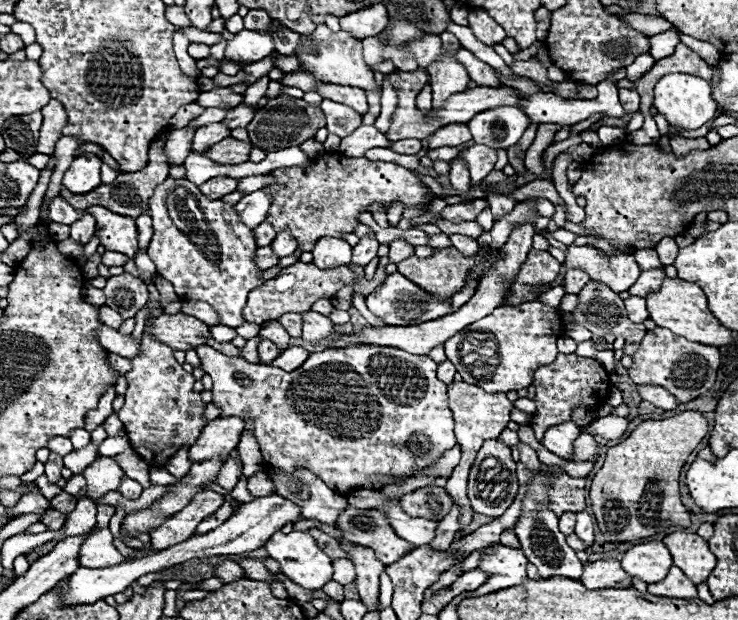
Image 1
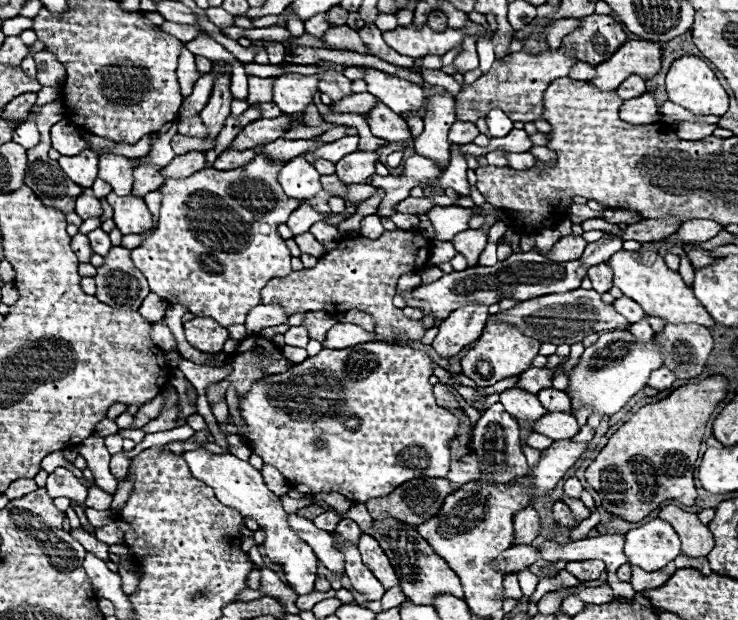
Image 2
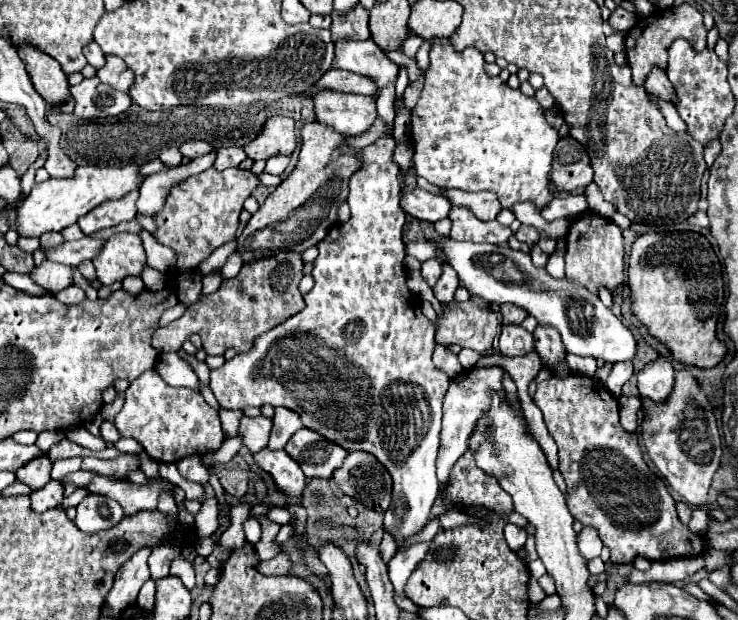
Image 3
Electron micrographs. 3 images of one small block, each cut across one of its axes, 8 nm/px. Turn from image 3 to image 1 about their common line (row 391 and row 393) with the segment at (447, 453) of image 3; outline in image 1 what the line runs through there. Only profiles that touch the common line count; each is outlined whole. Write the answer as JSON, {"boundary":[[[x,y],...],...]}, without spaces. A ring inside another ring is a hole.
{"boundary":[[[468,382],[448,384],[448,404],[450,404],[450,410],[452,410],[454,420],[456,420],[456,440],[462,446],[462,460],[456,466],[456,470],[452,470],[452,474],[448,478],[448,484],[444,486],[446,492],[452,496],[452,500],[456,502],[458,510],[460,510],[460,520],[458,520],[460,528],[458,528],[456,538],[454,538],[454,542],[458,542],[462,528],[466,528],[472,522],[472,508],[468,506],[468,496],[466,496],[468,470],[470,470],[480,446],[490,438],[498,438],[500,432],[506,428],[506,424],[510,422],[510,412],[514,408],[514,404],[506,398],[504,392],[490,394],[490,392],[484,392],[482,388],[478,388],[474,384],[468,384]]]}

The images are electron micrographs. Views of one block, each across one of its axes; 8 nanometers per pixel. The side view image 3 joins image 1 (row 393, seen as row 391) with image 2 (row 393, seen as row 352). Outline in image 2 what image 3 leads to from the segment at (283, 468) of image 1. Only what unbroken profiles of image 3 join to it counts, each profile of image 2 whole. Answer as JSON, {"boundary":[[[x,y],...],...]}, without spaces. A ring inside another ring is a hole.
{"boundary":[[[384,340],[364,342],[364,344],[356,344],[352,348],[344,348],[344,350],[324,348],[314,358],[306,358],[300,364],[292,364],[290,370],[286,370],[286,372],[272,374],[268,378],[260,378],[260,382],[252,384],[252,390],[248,390],[248,394],[238,396],[238,410],[240,410],[242,420],[244,420],[242,436],[246,438],[246,442],[250,444],[252,450],[258,450],[258,456],[264,460],[264,464],[274,466],[294,486],[308,486],[310,494],[340,492],[342,496],[346,496],[352,502],[354,500],[366,502],[370,498],[380,498],[380,496],[390,494],[394,488],[398,488],[400,484],[404,484],[412,478],[430,478],[430,476],[432,478],[444,478],[450,470],[450,430],[452,430],[452,436],[456,436],[458,420],[450,412],[440,410],[440,406],[436,404],[433,386],[428,382],[428,378],[434,374],[432,370],[434,370],[432,360],[424,352],[414,350],[410,346],[390,344]]]}

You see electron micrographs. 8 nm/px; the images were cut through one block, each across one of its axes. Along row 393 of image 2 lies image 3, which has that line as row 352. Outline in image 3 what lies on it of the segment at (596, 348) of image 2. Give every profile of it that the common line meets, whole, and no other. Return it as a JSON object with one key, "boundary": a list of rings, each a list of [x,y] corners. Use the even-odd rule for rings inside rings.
{"boundary":[[[440,240],[438,244],[444,250],[448,264],[458,272],[462,286],[498,306],[512,302],[536,316],[540,324],[554,326],[562,336],[566,352],[602,358],[606,362],[634,360],[638,342],[630,328],[624,326],[596,294],[584,290],[584,286],[554,280],[546,268],[534,268],[530,254],[512,250],[508,244],[474,244],[456,240]]]}

